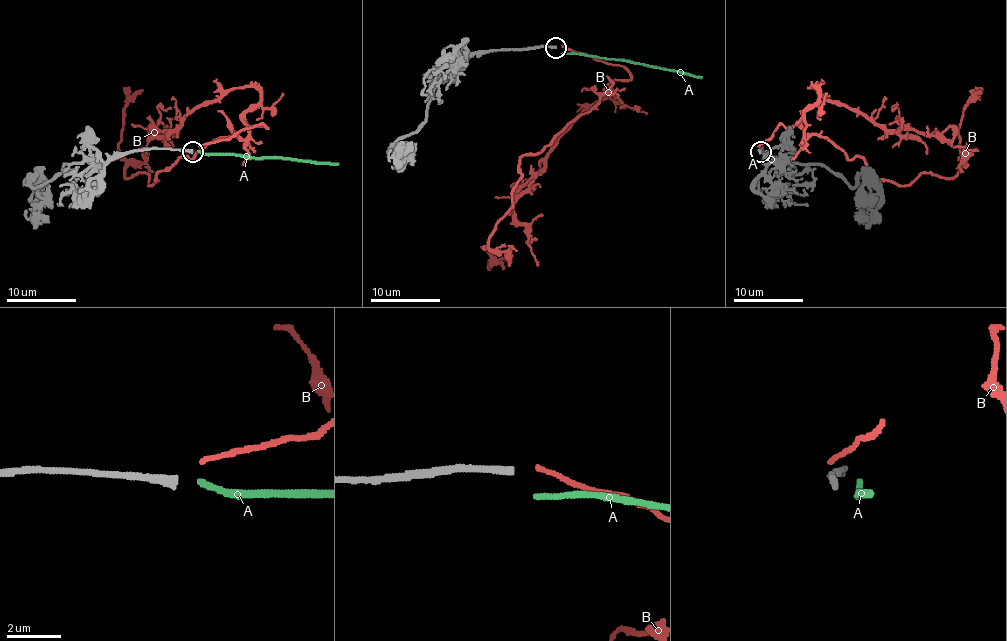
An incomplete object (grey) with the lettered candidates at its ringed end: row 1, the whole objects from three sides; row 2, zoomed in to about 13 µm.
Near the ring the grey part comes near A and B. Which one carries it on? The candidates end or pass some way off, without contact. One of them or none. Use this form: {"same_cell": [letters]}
{"same_cell": ["A"]}

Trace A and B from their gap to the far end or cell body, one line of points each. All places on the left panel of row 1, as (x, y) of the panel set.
A: (197, 151), (339, 163)
B: (199, 146), (267, 128), (241, 118), (244, 139), (211, 140), (150, 186), (125, 177), (124, 107), (143, 90)

